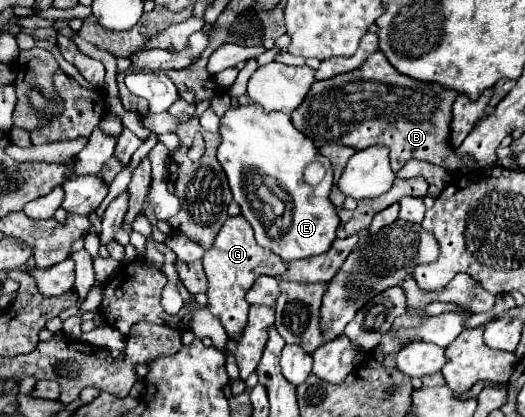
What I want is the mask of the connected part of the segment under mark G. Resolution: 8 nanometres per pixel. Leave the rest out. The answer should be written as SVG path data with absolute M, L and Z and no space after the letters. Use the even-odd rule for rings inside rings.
M240 215L240 217L226 219L214 245L210 249L206 249L202 263L204 263L204 271L208 277L208 291L206 291L208 309L212 315L216 315L222 321L230 339L238 341L246 327L248 309L250 309L250 303L246 301L246 291L254 285L254 281L260 275L282 275L284 261L278 255L270 253L268 249L262 249L256 243L250 223Z

